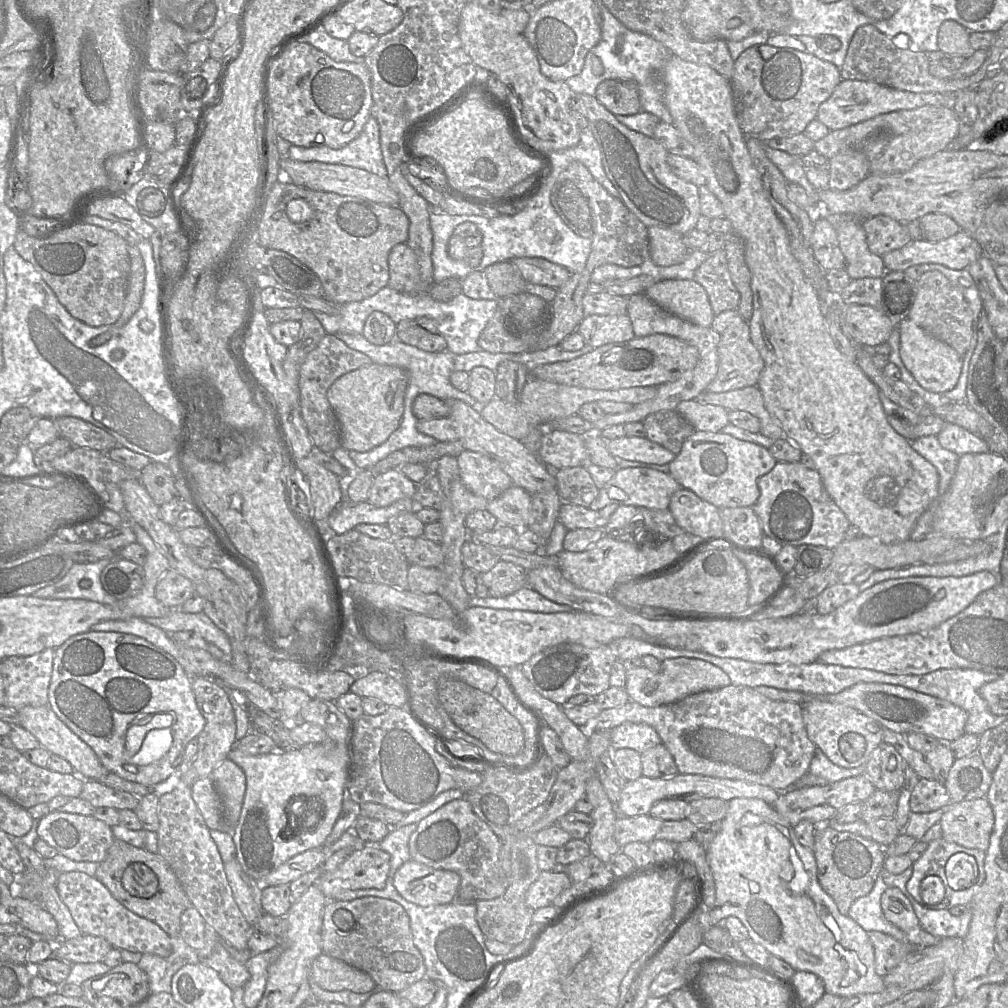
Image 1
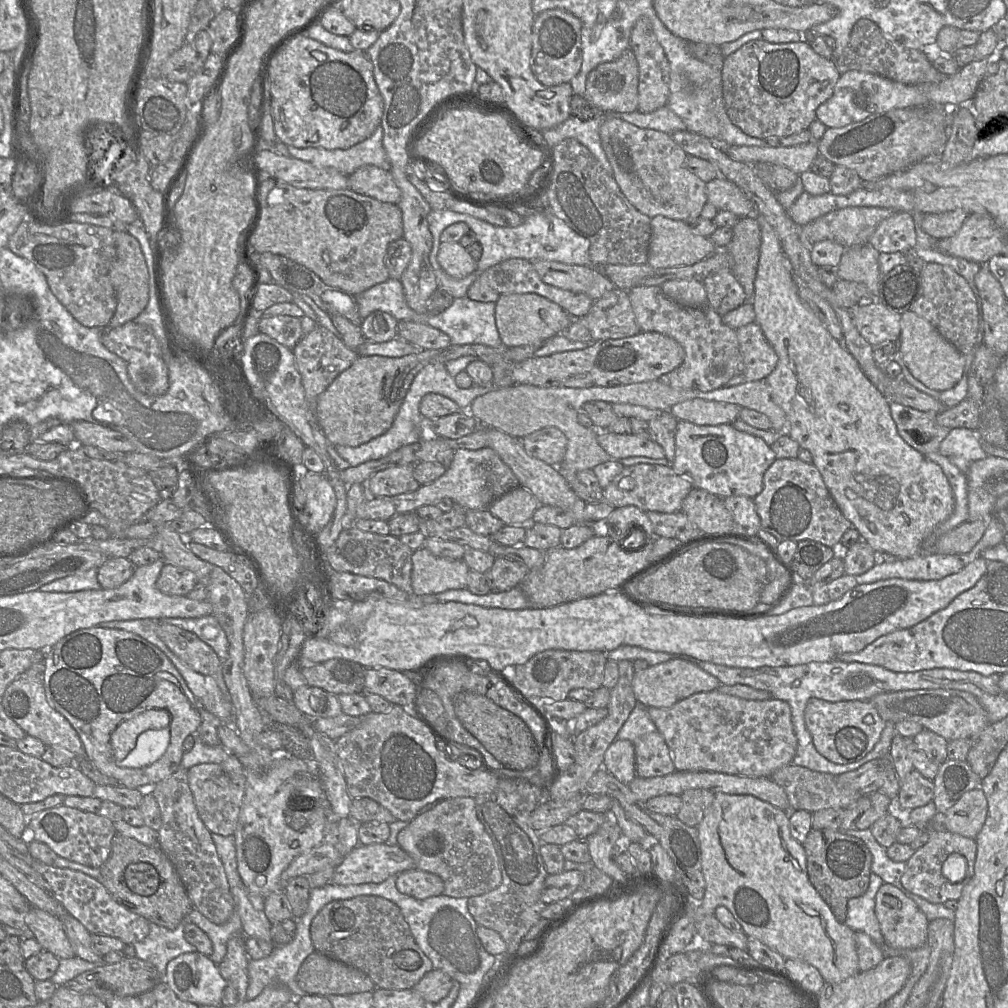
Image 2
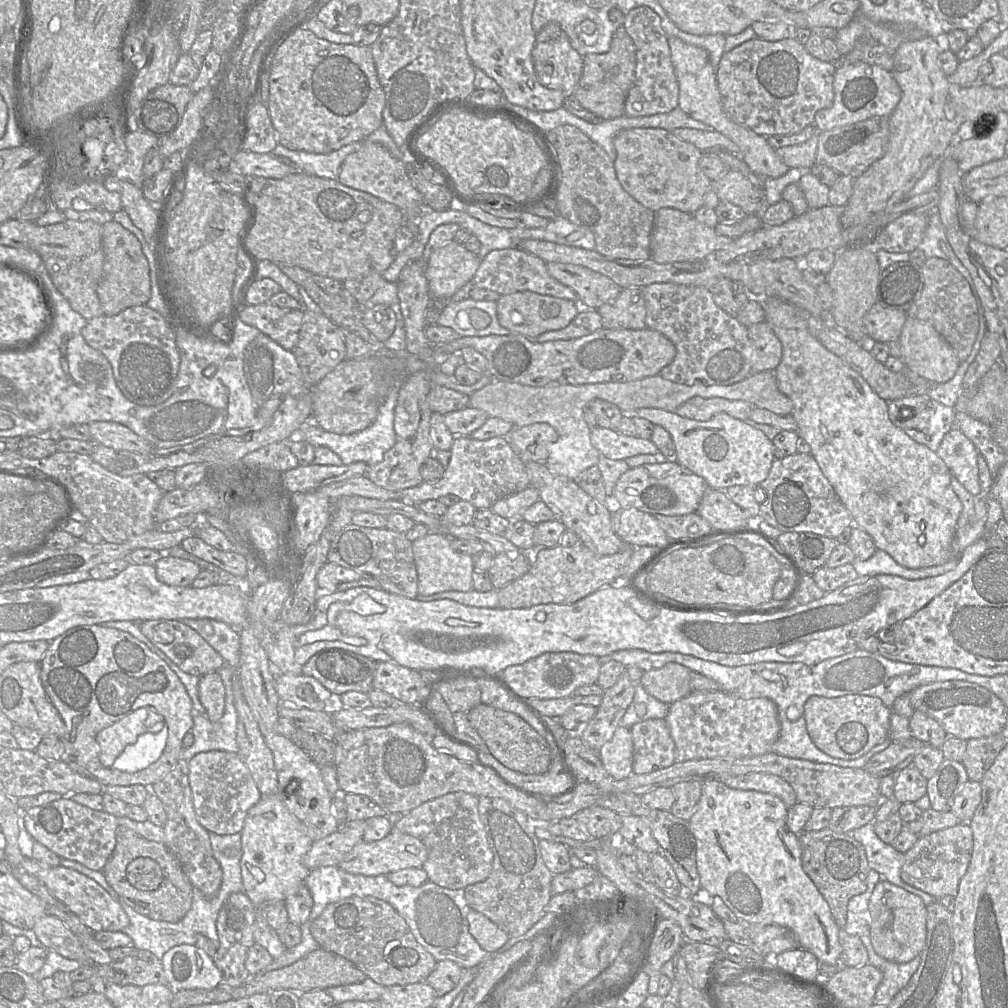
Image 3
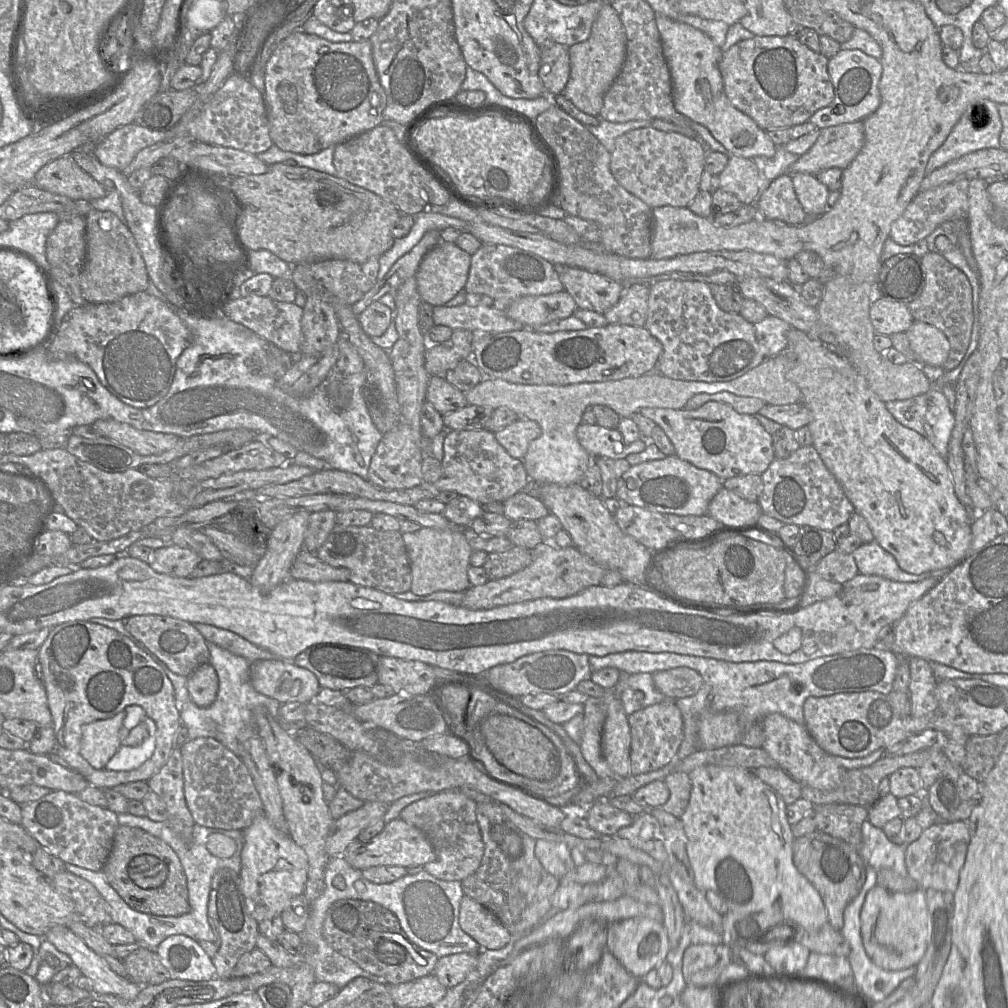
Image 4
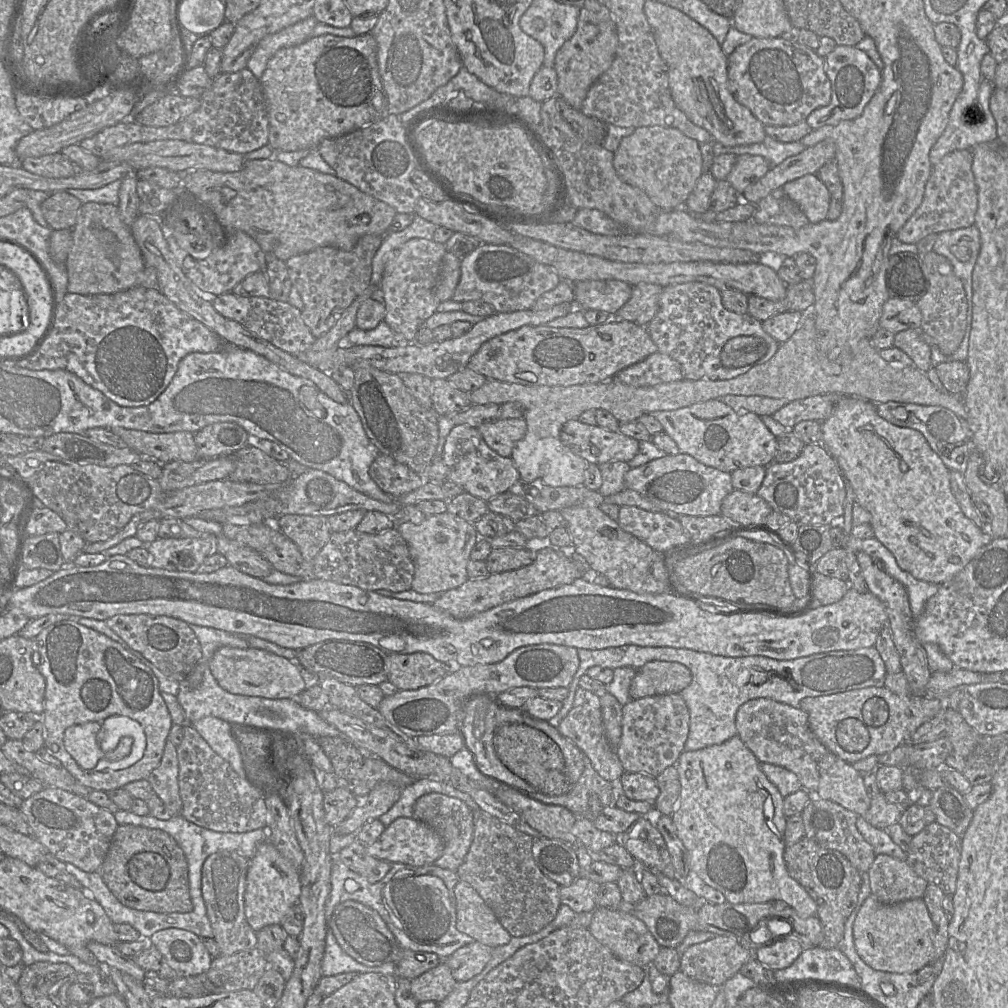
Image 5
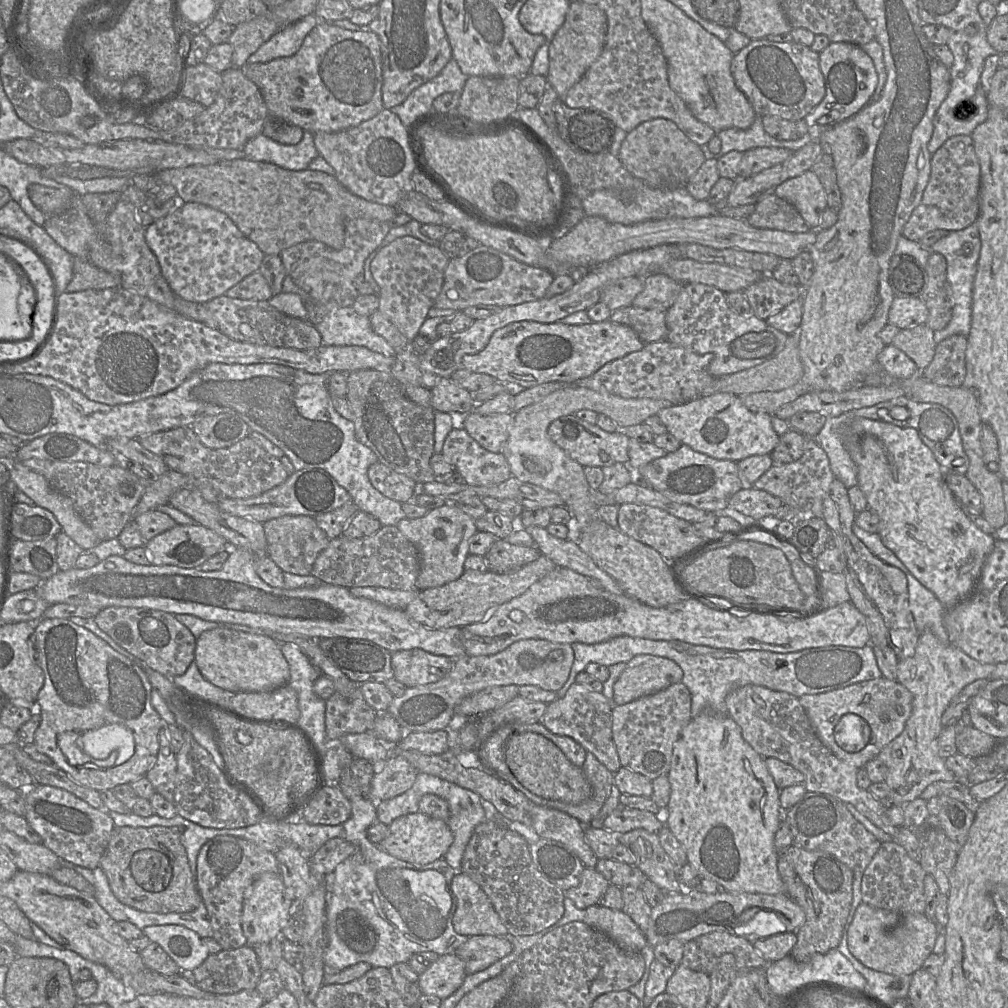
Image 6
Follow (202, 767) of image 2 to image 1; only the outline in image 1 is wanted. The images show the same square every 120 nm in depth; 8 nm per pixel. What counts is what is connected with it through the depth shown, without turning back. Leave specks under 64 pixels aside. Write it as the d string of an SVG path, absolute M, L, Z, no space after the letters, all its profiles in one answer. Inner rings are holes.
M211 777L197 780L191 786L191 792L192 798L208 828L211 830L228 831L223 816L222 801Z

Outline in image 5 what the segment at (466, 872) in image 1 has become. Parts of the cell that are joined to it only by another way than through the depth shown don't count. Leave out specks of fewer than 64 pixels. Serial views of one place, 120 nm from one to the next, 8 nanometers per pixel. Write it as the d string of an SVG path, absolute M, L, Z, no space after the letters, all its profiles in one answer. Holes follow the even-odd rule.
M429 793L416 800L413 817L434 829L444 841L443 853L435 865L456 871L464 862L473 841L475 814L462 800L440 793Z

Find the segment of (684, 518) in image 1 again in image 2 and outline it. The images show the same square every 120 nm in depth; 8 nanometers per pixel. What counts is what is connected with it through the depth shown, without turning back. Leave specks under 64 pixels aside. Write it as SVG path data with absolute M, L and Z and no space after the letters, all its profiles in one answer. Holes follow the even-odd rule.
M693 488L683 500L680 511L701 531L701 534L733 530L733 517L723 498L703 489Z

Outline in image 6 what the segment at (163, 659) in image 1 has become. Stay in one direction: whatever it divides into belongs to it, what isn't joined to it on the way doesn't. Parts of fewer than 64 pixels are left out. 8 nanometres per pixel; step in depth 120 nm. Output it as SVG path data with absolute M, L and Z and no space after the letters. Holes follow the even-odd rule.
M41 618L39 621L35 622L35 662L44 672L44 684L39 691L37 700L35 702L36 709L41 715L41 723L34 736L33 744L36 746L36 748L41 753L49 756L52 759L53 764L65 771L75 782L96 791L112 790L117 785L131 784L141 777L146 777L145 775L153 767L157 759L159 752L159 732L164 725L164 721L152 705L151 695L153 687L145 671L127 657L115 651L109 644L97 637L90 630L76 625L75 623L71 622L70 619L66 618ZM68 731L80 733L80 736L77 739L77 745L85 754L93 759L92 762L81 764L81 766L71 766L68 763L66 756L63 754L57 744L58 735Z

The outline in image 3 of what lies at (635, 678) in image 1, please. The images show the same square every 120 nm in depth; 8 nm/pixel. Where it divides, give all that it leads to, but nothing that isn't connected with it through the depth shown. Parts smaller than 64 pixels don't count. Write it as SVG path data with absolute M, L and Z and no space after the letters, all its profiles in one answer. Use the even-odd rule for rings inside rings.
M671 662L661 668L643 672L638 683L649 695L670 705L692 692L691 673L687 667Z

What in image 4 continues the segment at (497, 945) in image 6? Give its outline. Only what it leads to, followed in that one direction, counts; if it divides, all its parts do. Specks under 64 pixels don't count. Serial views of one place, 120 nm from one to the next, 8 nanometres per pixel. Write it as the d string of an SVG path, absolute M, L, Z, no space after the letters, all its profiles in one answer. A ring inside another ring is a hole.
M461 952L440 957L432 972L442 985L451 988L464 981L477 964L477 954Z

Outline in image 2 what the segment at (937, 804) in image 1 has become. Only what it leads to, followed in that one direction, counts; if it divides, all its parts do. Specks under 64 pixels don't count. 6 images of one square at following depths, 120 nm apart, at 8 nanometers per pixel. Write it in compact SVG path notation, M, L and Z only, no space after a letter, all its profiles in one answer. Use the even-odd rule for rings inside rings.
M913 769L901 783L897 798L893 801L905 810L912 810L933 802L933 798L933 781Z

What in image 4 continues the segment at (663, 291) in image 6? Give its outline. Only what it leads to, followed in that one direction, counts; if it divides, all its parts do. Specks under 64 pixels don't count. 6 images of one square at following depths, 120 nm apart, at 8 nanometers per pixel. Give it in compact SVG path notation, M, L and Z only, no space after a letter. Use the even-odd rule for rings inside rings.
M633 284L625 287L620 300L603 315L608 324L645 326L648 312L649 286Z

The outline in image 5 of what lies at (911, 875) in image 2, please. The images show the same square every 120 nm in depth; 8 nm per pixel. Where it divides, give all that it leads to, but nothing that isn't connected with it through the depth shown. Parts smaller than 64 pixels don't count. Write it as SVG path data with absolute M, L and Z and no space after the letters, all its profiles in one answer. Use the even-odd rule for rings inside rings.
M935 821L912 837L906 862L918 876L938 886L945 895L953 895L957 884L961 844L961 837Z

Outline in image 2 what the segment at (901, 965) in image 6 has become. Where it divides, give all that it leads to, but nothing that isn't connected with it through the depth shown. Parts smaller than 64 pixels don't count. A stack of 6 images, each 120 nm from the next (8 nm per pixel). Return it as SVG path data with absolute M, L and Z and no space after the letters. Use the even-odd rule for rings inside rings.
M883 883L877 891L875 915L888 946L916 949L927 943L927 917L894 885Z

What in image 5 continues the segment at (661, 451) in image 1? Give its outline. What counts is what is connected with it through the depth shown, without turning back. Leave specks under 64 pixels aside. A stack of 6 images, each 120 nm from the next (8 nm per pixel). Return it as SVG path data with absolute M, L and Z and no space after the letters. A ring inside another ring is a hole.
M578 419L562 425L560 440L574 454L596 465L610 461L629 462L639 448L639 441L632 437Z

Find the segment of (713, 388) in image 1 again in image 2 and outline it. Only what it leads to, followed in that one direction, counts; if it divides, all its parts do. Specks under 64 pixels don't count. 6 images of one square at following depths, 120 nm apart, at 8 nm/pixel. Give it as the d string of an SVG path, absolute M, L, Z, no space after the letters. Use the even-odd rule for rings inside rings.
M752 322L737 328L736 335L742 357L741 371L724 387L765 379L778 362L776 352L757 323Z

